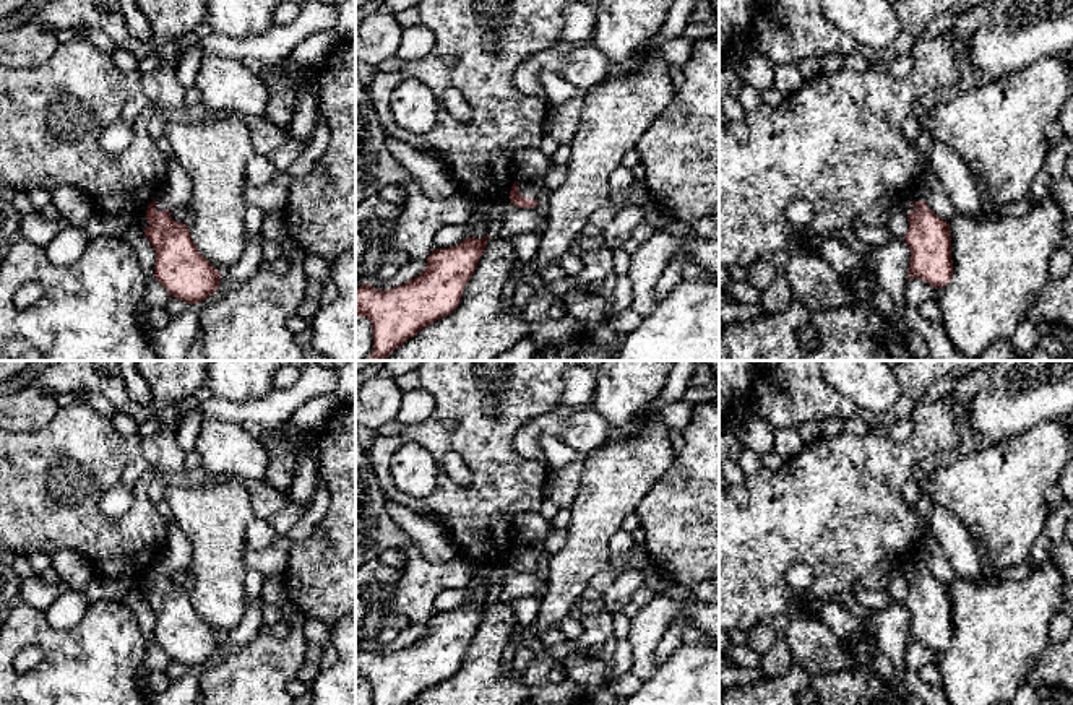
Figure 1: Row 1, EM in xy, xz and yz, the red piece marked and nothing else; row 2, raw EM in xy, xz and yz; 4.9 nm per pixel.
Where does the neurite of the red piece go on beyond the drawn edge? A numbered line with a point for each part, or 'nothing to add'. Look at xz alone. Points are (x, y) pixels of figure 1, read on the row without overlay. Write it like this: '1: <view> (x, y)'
1: xz (525, 551)

